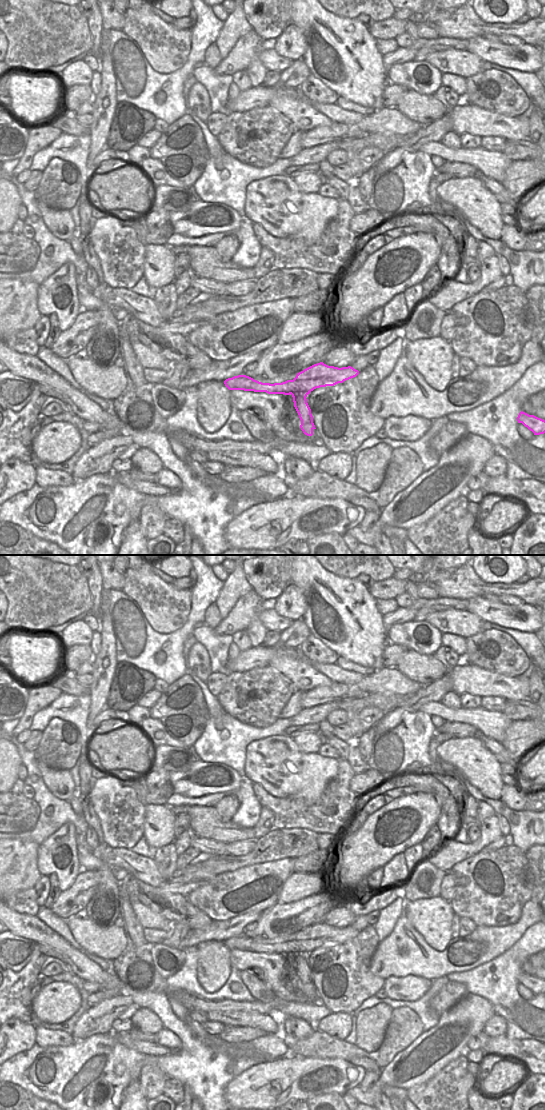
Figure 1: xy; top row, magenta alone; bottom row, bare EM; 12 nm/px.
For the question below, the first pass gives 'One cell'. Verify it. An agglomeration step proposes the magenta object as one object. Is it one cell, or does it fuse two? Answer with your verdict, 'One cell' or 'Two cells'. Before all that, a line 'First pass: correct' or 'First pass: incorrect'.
First pass: incorrect
Two cells

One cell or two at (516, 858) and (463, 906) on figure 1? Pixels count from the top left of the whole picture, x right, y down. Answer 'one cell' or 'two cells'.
one cell

